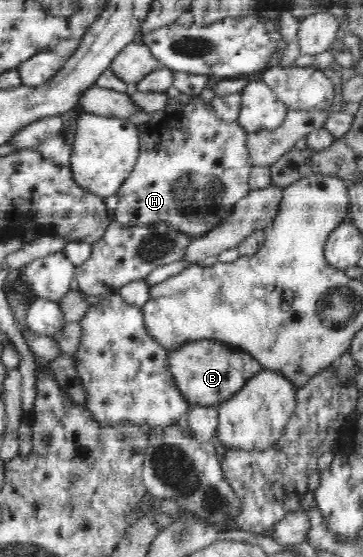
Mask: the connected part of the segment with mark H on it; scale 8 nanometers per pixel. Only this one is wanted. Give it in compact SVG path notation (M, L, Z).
M199 95L183 100L180 112L166 117L154 127L147 125L146 131L138 129L141 149L137 163L115 193L118 205L114 219L124 227L164 223L190 238L198 237L228 221L238 201L250 193L248 175L253 165L246 146L247 131L238 120L222 120L212 104L204 102Z

